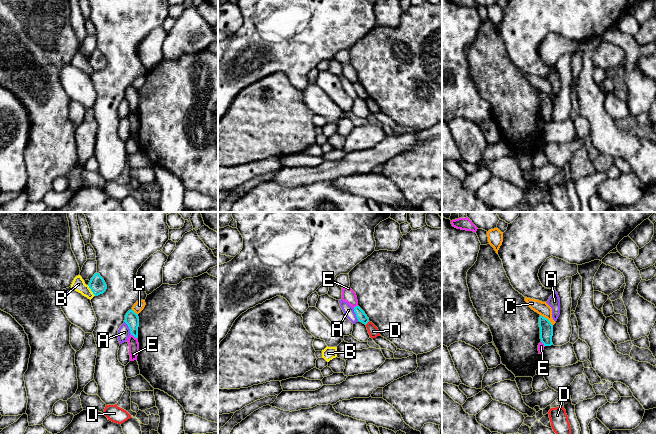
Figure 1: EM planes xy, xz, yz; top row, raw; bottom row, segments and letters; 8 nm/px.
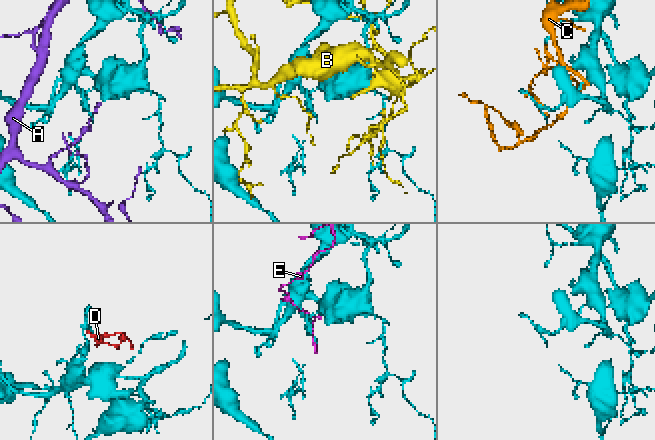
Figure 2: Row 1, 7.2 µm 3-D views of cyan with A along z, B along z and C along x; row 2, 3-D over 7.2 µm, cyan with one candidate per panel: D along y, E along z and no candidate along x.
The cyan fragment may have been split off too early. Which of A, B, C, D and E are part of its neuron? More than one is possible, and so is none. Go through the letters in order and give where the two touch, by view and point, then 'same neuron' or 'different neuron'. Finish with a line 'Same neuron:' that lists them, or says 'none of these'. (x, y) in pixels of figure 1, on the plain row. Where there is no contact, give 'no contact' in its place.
A: contact xy (129, 104); different neuron
B: contact xy (91, 66); different neuron
C: contact yz (547, 95); different neuron
D: contact xz (367, 98); different neuron
E: contact xy (134, 112); different neuron
Same neuron: none of these

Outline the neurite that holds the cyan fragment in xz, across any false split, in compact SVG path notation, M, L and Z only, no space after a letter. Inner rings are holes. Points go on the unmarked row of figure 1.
M359 82L354 83L354 88L359 98L362 98L365 101L369 98L369 94Z

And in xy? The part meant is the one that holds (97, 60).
M99 49L94 50L88 62L95 72L103 70L107 65L107 61Z

